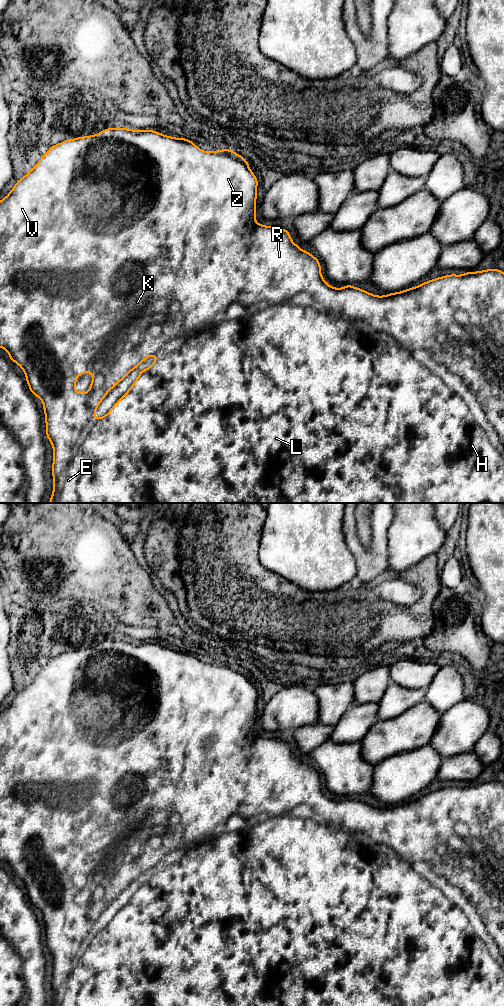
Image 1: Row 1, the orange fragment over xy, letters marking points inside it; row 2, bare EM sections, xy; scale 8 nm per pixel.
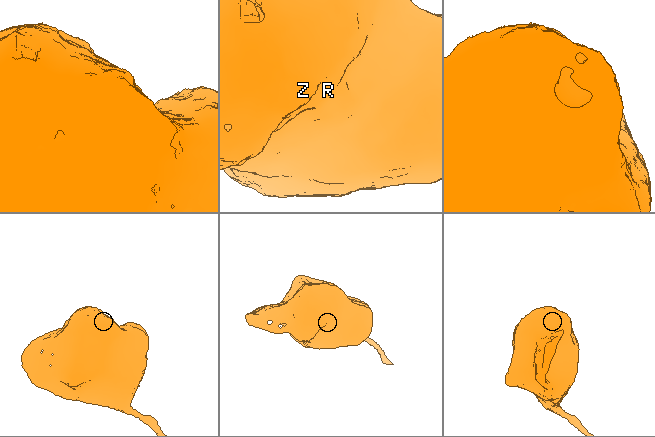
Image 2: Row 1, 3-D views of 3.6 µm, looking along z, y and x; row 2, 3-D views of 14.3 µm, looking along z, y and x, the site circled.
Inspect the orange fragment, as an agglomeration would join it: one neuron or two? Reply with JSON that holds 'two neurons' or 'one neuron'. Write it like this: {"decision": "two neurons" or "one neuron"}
{"decision": "one neuron"}

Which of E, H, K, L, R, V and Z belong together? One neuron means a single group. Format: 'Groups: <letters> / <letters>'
Groups: E H K L R V Z

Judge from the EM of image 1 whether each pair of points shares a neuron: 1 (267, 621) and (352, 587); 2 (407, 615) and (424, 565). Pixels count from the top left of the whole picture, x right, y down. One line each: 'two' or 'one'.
1: one
2: one

